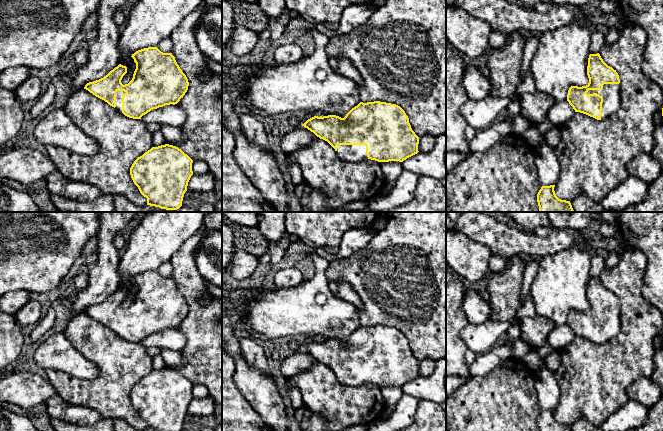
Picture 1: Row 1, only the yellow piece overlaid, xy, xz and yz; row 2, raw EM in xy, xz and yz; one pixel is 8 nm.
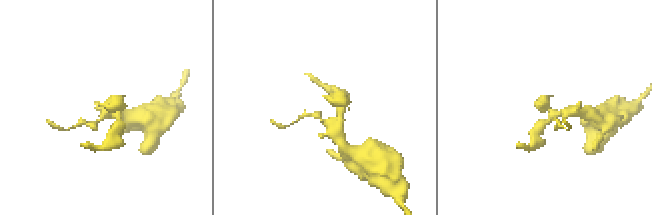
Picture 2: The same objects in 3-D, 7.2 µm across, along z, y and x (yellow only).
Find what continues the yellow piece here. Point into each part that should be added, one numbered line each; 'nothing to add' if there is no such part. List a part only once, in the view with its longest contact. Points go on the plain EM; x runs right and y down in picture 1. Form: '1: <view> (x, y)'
1: yz (611, 316)

